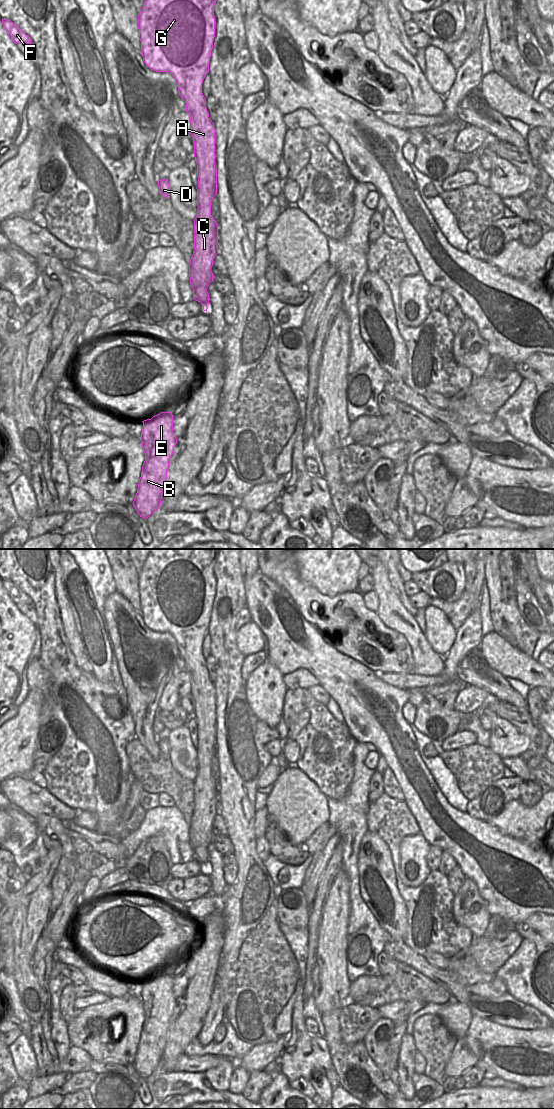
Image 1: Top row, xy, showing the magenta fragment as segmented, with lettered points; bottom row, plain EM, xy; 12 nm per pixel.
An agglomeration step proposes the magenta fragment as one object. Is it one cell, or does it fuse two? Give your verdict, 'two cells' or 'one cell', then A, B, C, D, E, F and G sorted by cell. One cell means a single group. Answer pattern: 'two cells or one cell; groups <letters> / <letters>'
two cells; groups A B C E G / D F

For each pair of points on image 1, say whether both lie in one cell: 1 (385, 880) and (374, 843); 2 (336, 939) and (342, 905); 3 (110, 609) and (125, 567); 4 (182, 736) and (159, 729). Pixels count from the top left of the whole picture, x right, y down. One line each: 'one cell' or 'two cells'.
1: one cell
2: one cell
3: two cells
4: two cells

